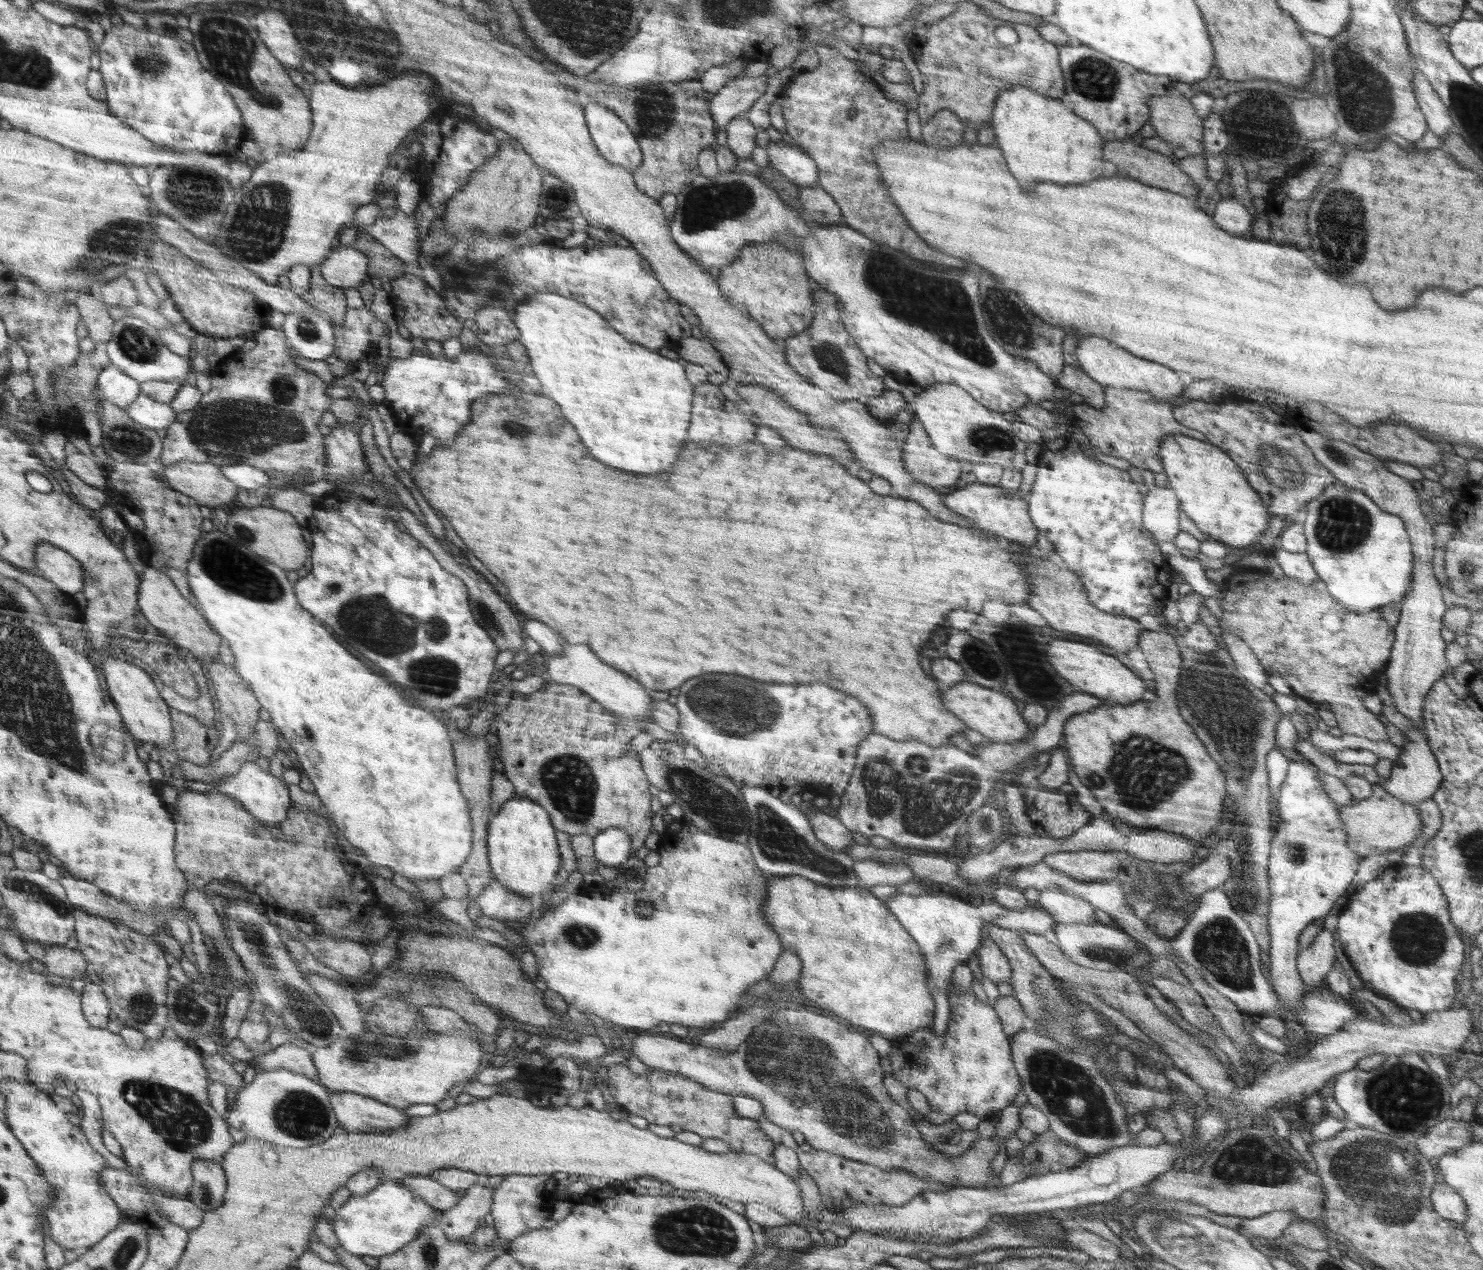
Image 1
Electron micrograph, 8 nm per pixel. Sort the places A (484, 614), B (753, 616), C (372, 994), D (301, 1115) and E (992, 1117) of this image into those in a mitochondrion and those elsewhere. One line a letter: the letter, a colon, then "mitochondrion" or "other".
A: mitochondrion
B: other
C: other
D: mitochondrion
E: other

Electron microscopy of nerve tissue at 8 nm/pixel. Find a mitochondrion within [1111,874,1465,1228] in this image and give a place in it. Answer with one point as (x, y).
(1406, 1098)

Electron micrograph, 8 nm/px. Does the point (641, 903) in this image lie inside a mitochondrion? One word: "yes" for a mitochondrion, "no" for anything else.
no

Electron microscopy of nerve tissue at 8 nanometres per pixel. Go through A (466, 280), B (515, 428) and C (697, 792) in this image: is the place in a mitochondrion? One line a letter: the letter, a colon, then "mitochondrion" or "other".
A: mitochondrion
B: mitochondrion
C: mitochondrion

